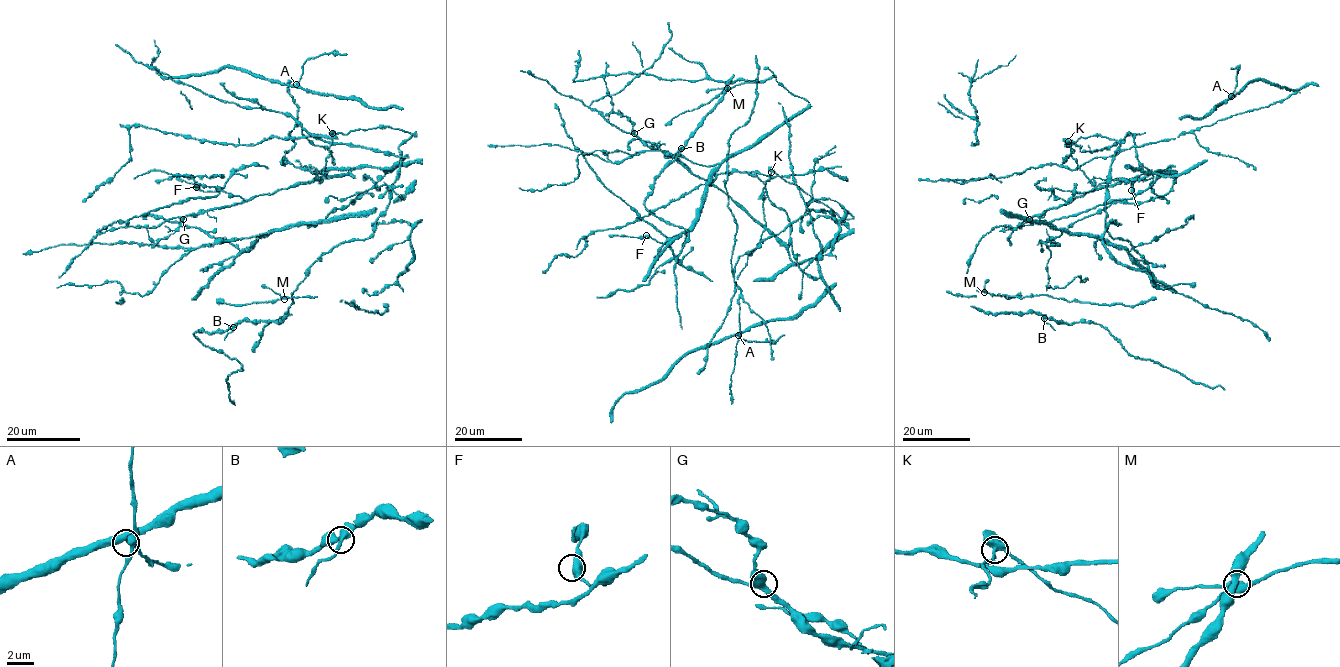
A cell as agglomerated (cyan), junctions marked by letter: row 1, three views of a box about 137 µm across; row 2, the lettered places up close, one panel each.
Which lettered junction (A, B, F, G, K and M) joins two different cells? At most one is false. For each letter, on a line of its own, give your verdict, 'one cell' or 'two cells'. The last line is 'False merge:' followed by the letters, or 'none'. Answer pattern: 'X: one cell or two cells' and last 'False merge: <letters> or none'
A: one cell
B: one cell
F: one cell
G: one cell
K: two cells
M: one cell
False merge: K

